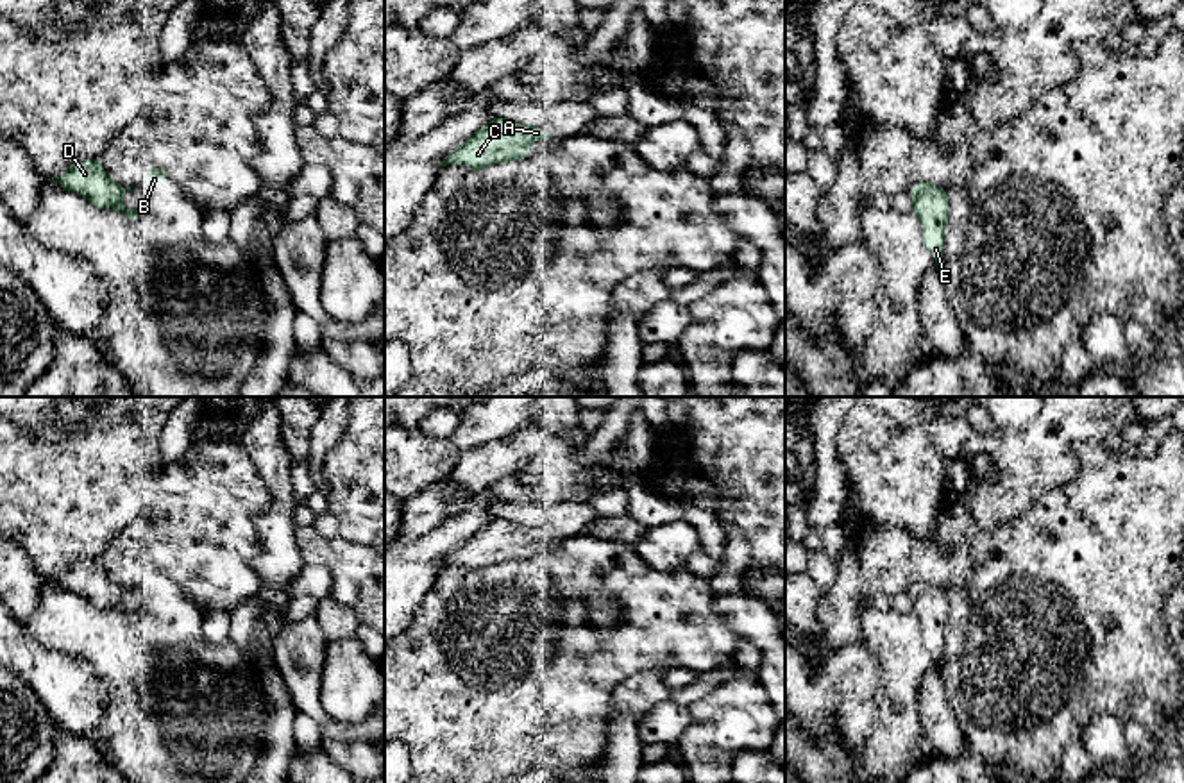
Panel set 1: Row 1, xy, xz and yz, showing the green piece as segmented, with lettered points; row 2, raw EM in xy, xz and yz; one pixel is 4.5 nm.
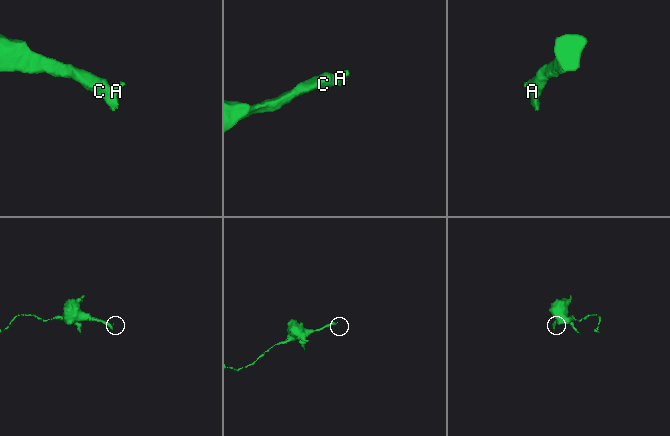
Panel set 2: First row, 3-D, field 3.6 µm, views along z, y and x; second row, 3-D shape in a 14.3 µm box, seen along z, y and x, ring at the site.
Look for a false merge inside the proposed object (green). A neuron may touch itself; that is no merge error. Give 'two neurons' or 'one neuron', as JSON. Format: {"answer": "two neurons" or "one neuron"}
{"answer": "one neuron"}

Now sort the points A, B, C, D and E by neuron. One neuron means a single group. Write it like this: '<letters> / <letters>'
A B C D E

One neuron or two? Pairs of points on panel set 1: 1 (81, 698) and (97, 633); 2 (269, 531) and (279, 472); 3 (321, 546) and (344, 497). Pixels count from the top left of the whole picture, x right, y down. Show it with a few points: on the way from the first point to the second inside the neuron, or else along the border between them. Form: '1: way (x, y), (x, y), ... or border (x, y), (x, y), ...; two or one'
1: border (50, 648), (84, 660), (104, 683), (106, 701); two
2: way (278, 517), (279, 487); one
3: border (338, 535), (365, 546); two

